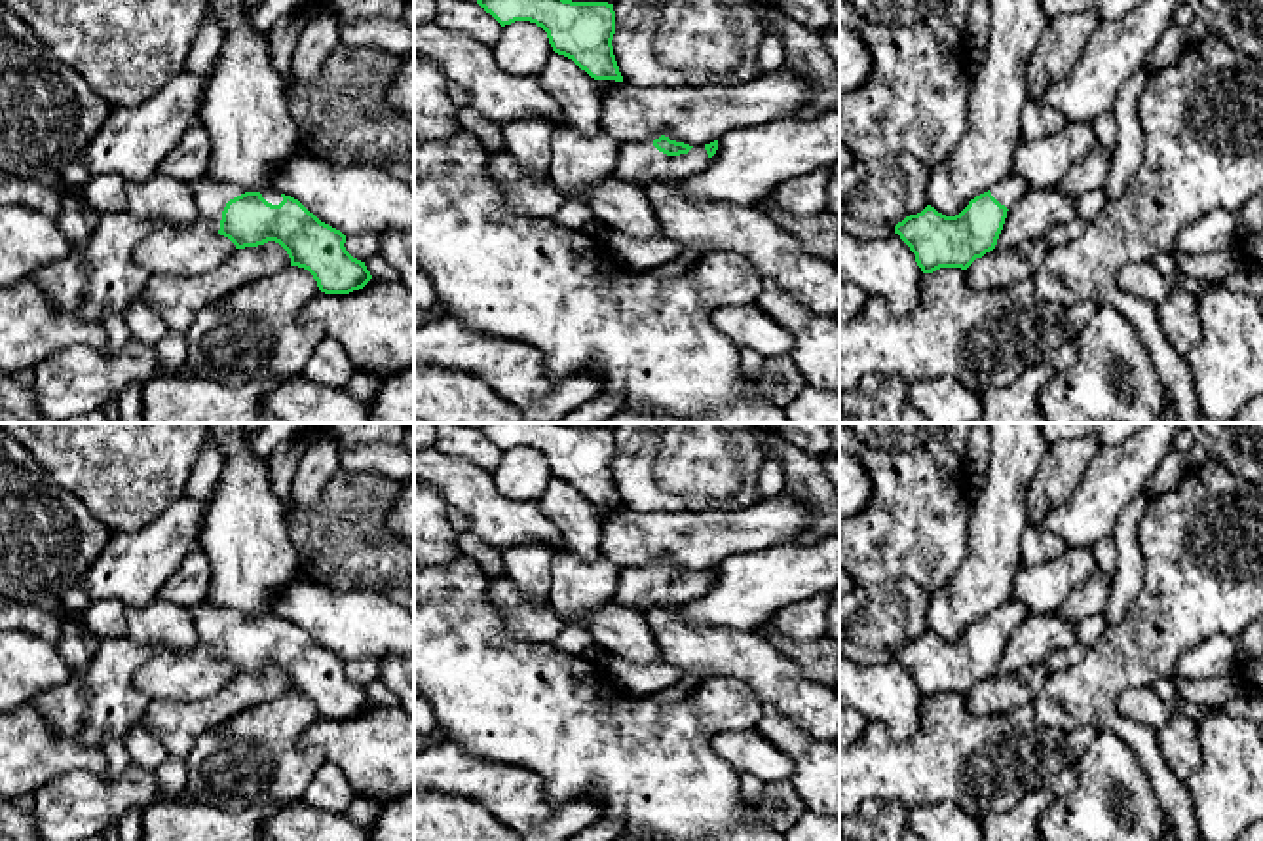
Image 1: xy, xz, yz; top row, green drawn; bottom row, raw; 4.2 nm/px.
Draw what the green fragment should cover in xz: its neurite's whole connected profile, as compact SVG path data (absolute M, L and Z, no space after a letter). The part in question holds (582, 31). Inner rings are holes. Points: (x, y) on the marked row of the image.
M477 0L501 27L530 21L547 32L555 53L572 59L594 80L623 82L615 55L615 11L608 2Z

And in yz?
M1010 171L999 184L971 199L959 215L946 216L927 205L898 222L895 234L915 254L923 273L940 268L967 270L995 249L1009 207L1027 190L1027 182Z

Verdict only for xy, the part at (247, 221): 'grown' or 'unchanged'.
grown

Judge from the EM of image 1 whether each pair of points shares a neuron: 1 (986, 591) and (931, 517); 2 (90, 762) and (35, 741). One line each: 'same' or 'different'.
1: different
2: same

